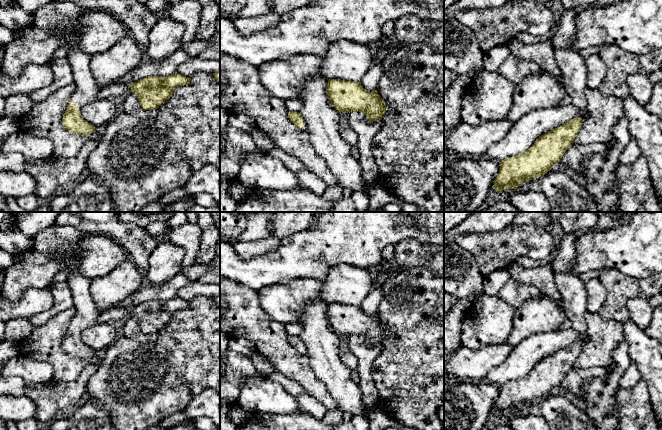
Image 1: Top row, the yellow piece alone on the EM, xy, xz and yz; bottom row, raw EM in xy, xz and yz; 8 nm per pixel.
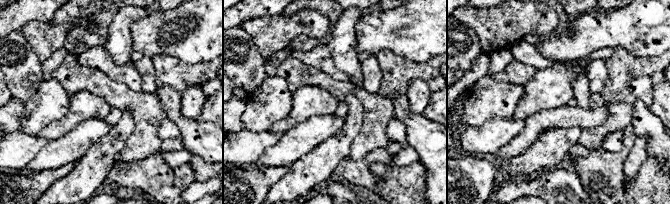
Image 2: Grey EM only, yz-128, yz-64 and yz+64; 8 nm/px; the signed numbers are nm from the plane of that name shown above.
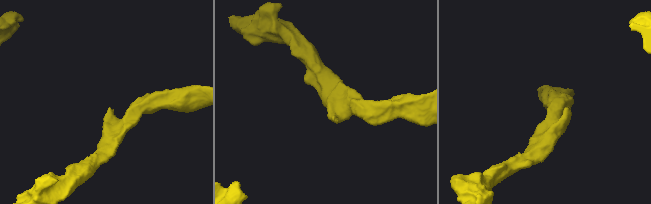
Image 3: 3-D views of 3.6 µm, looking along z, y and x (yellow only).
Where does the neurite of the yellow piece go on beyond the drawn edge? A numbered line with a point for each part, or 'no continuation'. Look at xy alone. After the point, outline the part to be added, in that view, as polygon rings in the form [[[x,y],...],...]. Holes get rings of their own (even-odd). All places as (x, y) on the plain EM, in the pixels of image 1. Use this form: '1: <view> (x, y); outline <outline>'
1: xy (52, 239); outline [[[53,224],[33,238],[32,246],[40,253],[48,253],[67,273],[66,283],[71,290],[76,311],[70,323],[74,329],[79,330],[80,335],[84,329],[97,324],[99,311],[90,294],[91,280],[84,277],[78,269],[81,251],[71,249],[61,253],[60,249],[64,246],[79,245],[83,236],[75,227]]]

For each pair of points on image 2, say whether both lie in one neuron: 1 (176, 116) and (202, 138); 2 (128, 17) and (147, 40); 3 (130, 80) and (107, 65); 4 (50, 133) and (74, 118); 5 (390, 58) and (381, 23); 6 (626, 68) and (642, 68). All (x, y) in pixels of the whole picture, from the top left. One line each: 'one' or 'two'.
1: one
2: two
3: one
4: one
5: two
6: one

